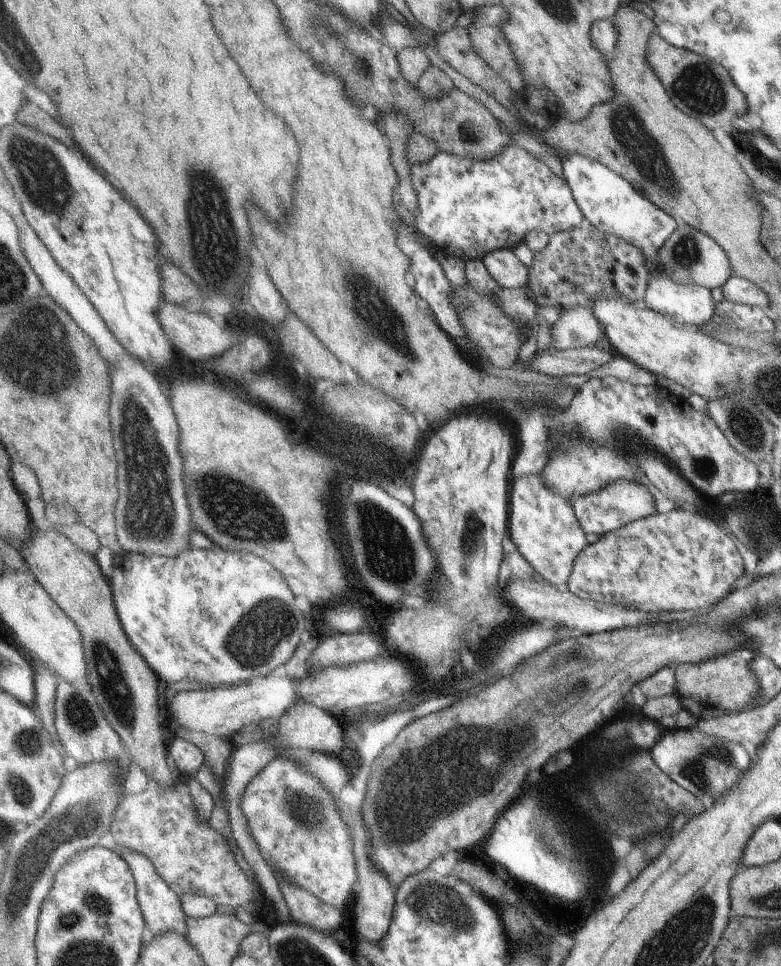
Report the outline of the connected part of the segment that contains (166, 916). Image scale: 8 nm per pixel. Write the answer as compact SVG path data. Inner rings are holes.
M118 848L122 856L129 862L129 866L133 870L133 876L137 882L137 899L140 901L141 911L154 936L165 934L165 932L179 932L181 936L189 938L188 917L183 910L181 898L175 890L169 887L163 876L159 876L157 868L143 854L133 852L133 850L125 850Z

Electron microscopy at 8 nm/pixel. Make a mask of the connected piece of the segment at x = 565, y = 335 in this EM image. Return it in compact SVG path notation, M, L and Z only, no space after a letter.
M561 306L558 308L559 318L551 324L551 346L555 350L597 347L597 340L604 336L591 310L579 306Z

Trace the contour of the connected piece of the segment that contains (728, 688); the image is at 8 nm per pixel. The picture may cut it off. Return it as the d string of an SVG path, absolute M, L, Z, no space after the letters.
M732 653L697 663L679 664L675 666L675 681L675 695L682 708L697 720L754 708L751 700L757 696L757 690L760 688L756 676L749 670L748 663L741 659L741 656Z

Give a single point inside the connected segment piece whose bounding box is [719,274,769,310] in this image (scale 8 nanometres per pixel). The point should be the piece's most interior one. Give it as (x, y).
(738, 290)

